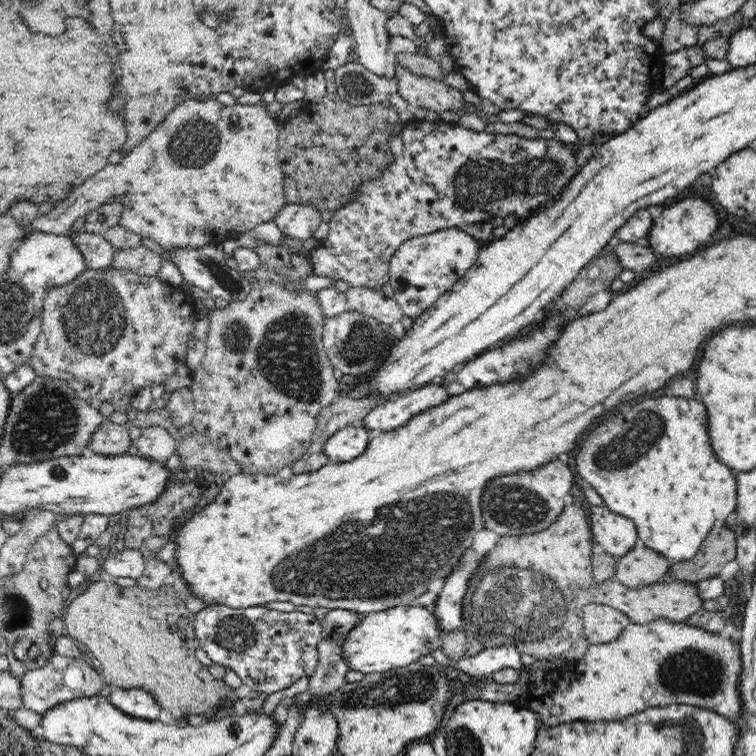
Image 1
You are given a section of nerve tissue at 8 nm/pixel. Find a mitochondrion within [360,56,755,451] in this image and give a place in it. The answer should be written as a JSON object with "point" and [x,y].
{"point":[531,174]}

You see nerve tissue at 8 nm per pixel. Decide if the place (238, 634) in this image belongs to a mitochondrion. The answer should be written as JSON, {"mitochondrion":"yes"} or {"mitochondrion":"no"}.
{"mitochondrion":"yes"}

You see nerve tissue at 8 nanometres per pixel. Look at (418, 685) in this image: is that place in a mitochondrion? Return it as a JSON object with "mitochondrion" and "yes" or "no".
{"mitochondrion":"yes"}

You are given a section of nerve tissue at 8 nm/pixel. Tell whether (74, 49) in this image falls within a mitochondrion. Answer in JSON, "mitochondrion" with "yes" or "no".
{"mitochondrion":"no"}

